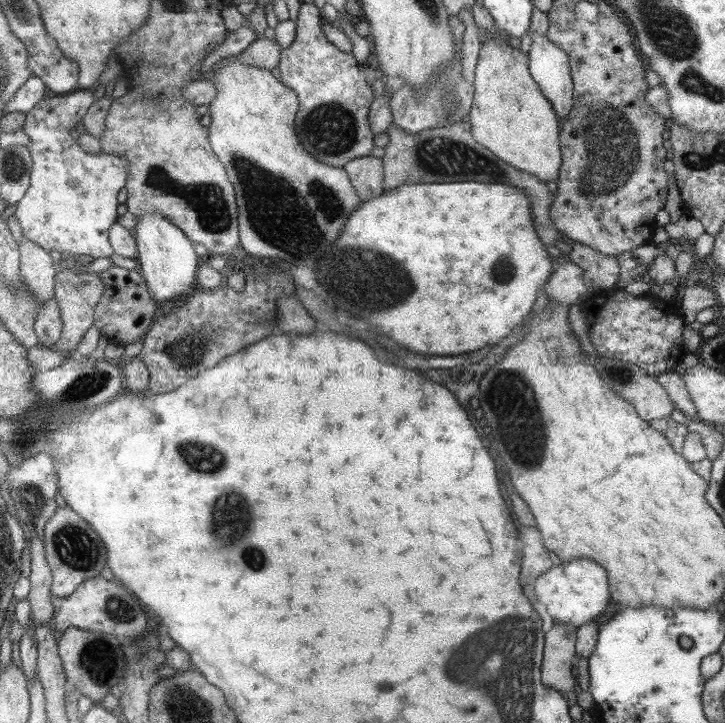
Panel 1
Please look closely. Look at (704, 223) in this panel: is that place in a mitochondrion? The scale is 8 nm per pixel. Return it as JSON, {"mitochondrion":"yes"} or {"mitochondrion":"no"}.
{"mitochondrion":"no"}

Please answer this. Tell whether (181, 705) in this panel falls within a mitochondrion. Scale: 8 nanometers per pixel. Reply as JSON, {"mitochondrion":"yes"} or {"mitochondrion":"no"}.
{"mitochondrion":"yes"}

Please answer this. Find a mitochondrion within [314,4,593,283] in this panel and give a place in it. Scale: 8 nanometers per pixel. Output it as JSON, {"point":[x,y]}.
{"point":[450,159]}

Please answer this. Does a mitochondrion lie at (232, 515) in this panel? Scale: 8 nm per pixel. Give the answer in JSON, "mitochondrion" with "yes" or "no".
{"mitochondrion":"yes"}

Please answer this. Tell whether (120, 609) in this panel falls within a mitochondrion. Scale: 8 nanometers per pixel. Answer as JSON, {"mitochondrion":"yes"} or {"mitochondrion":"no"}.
{"mitochondrion":"yes"}

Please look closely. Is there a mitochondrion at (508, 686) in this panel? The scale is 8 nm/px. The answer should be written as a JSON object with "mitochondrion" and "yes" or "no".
{"mitochondrion":"yes"}

